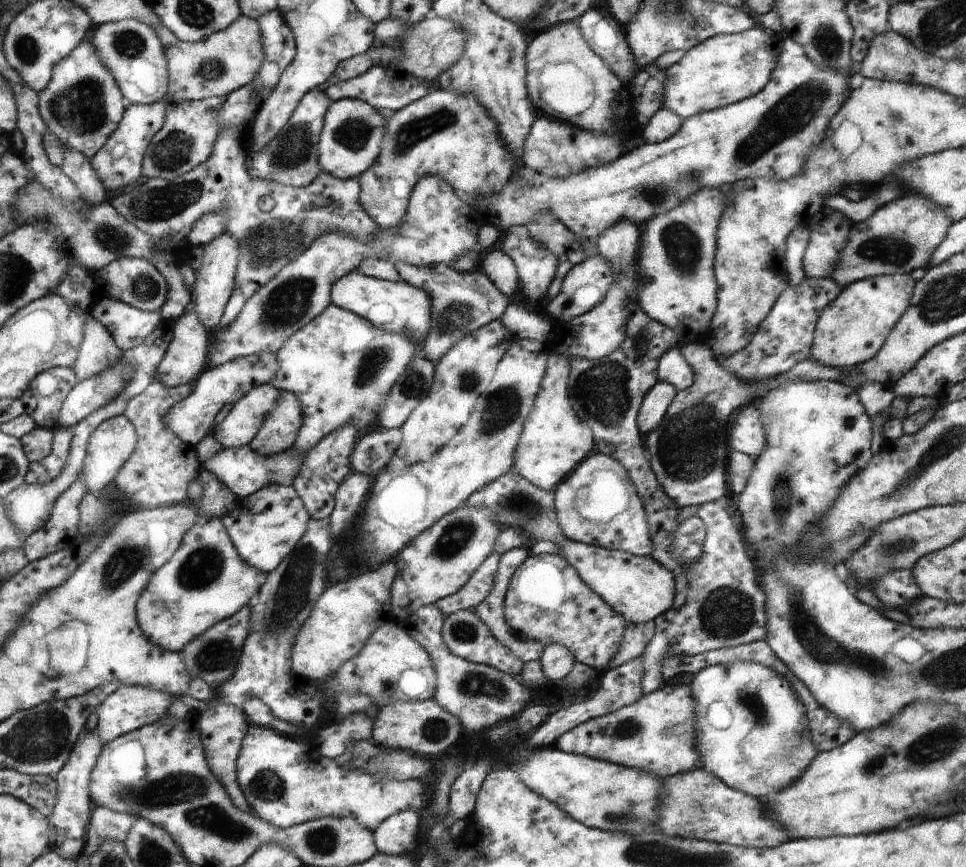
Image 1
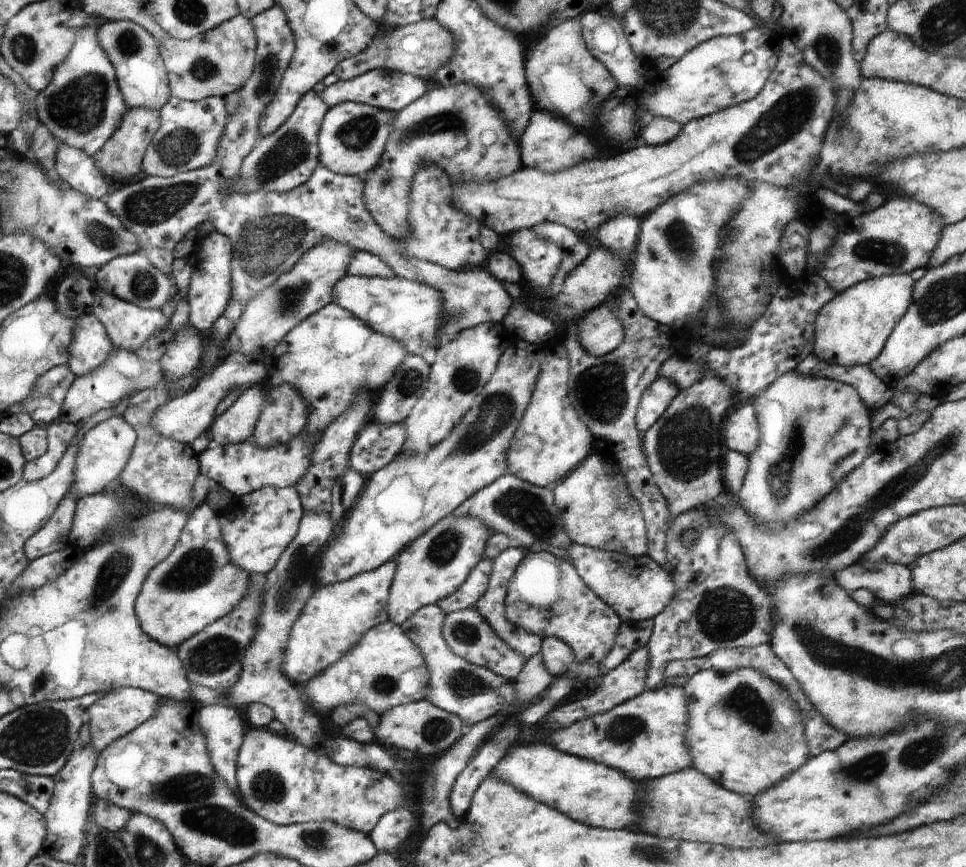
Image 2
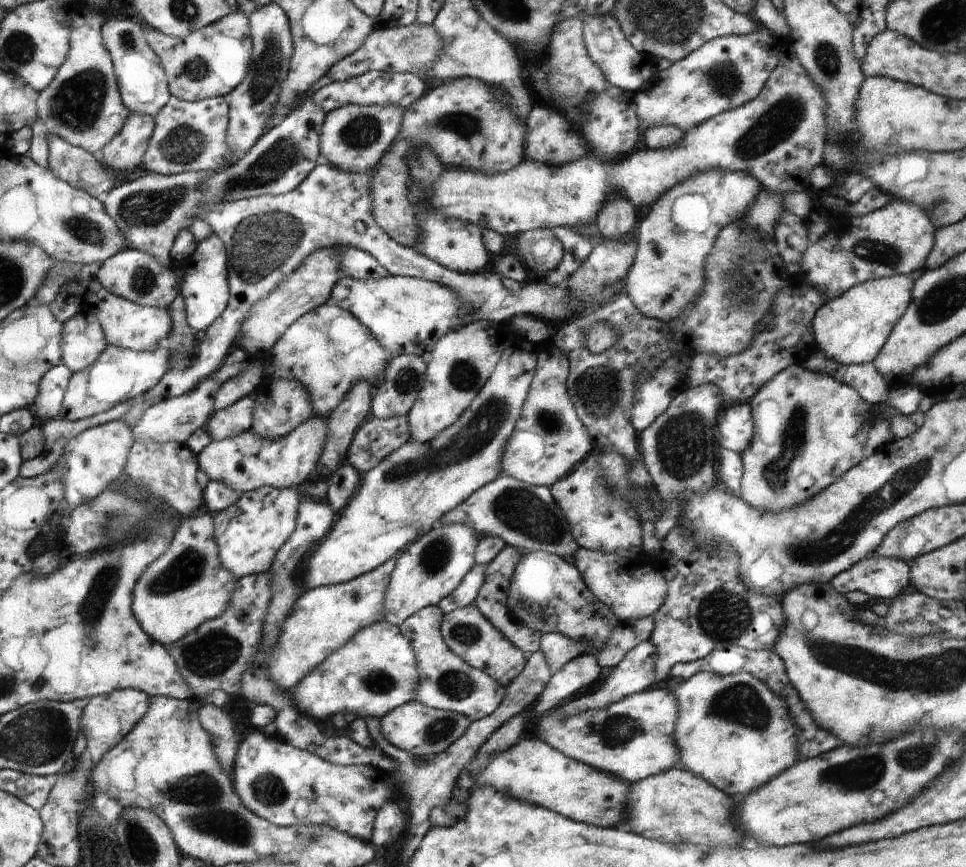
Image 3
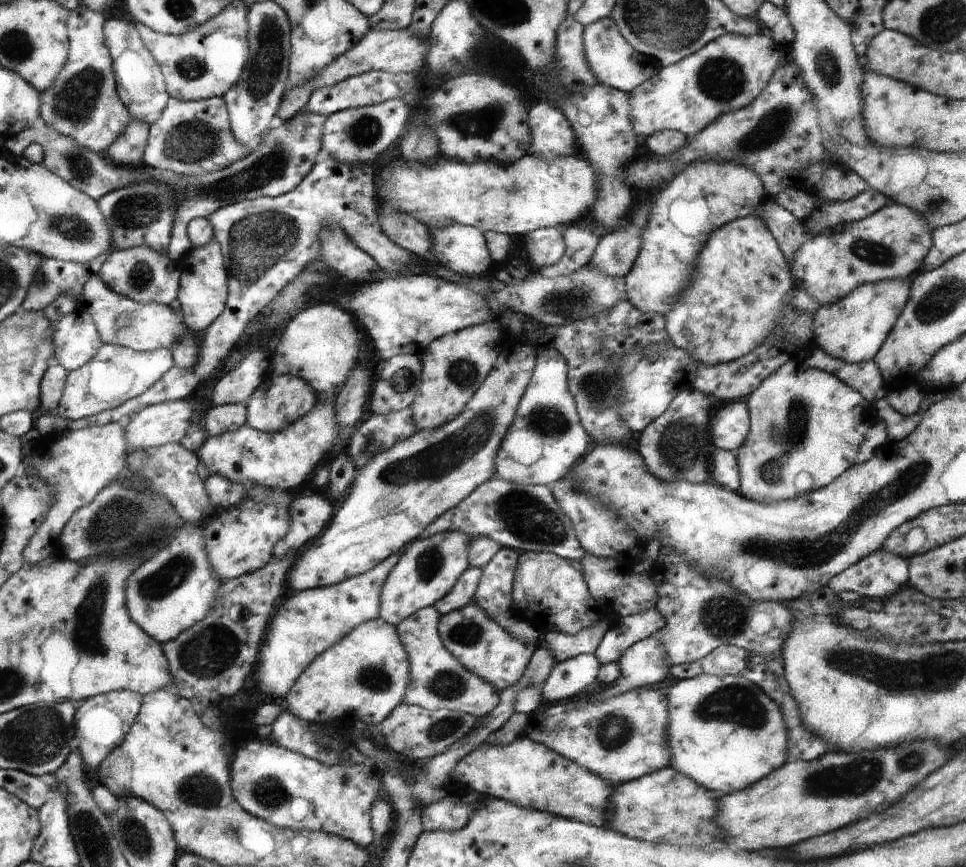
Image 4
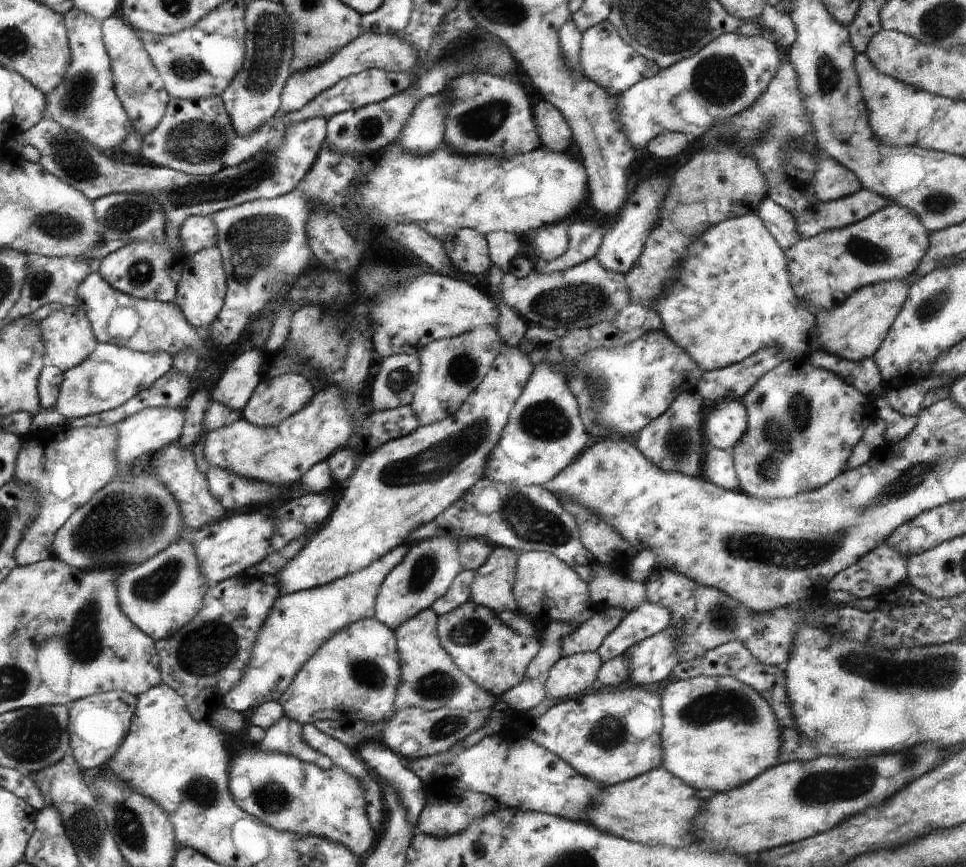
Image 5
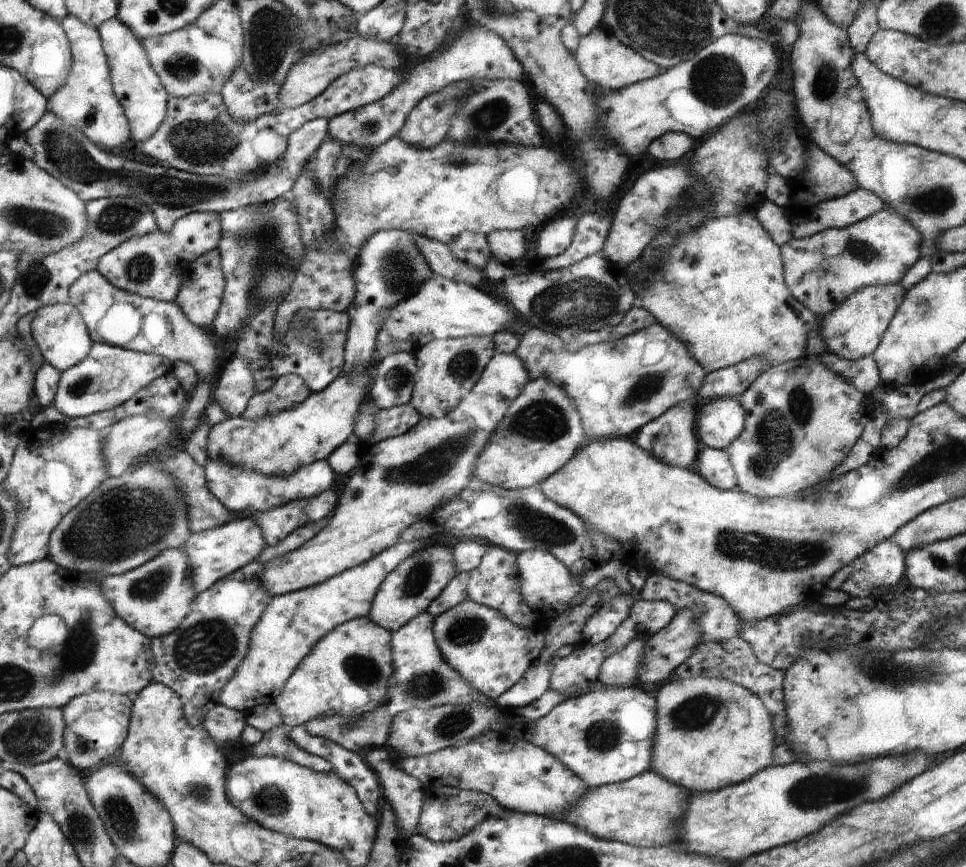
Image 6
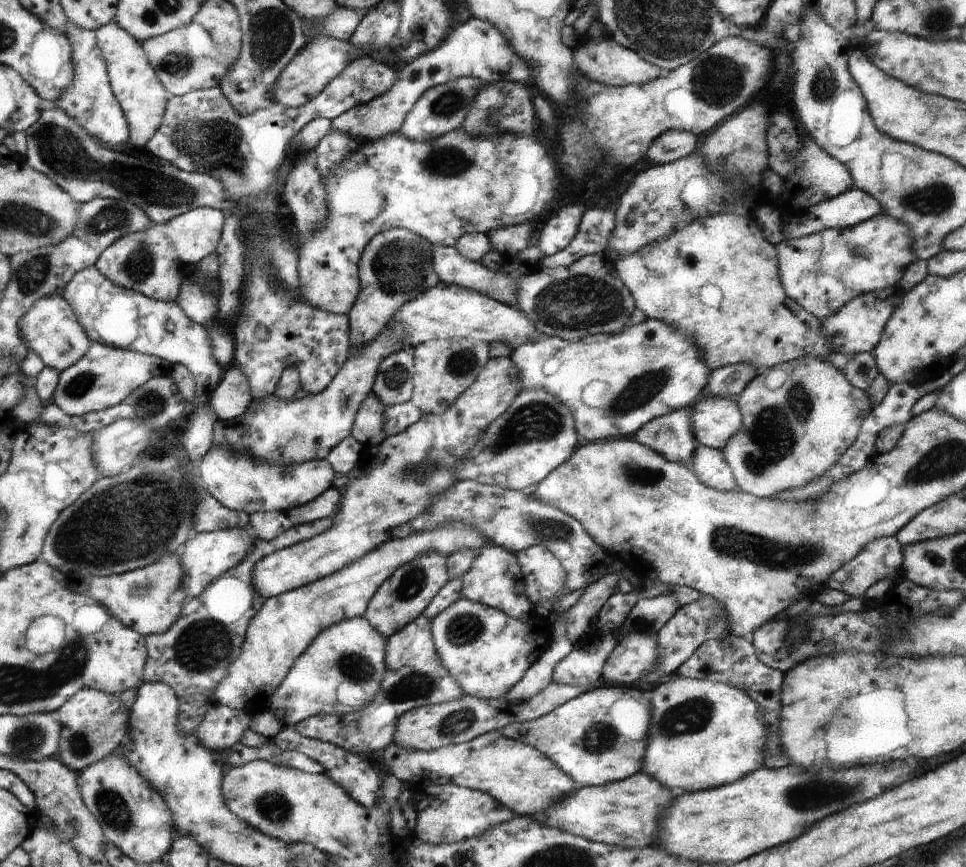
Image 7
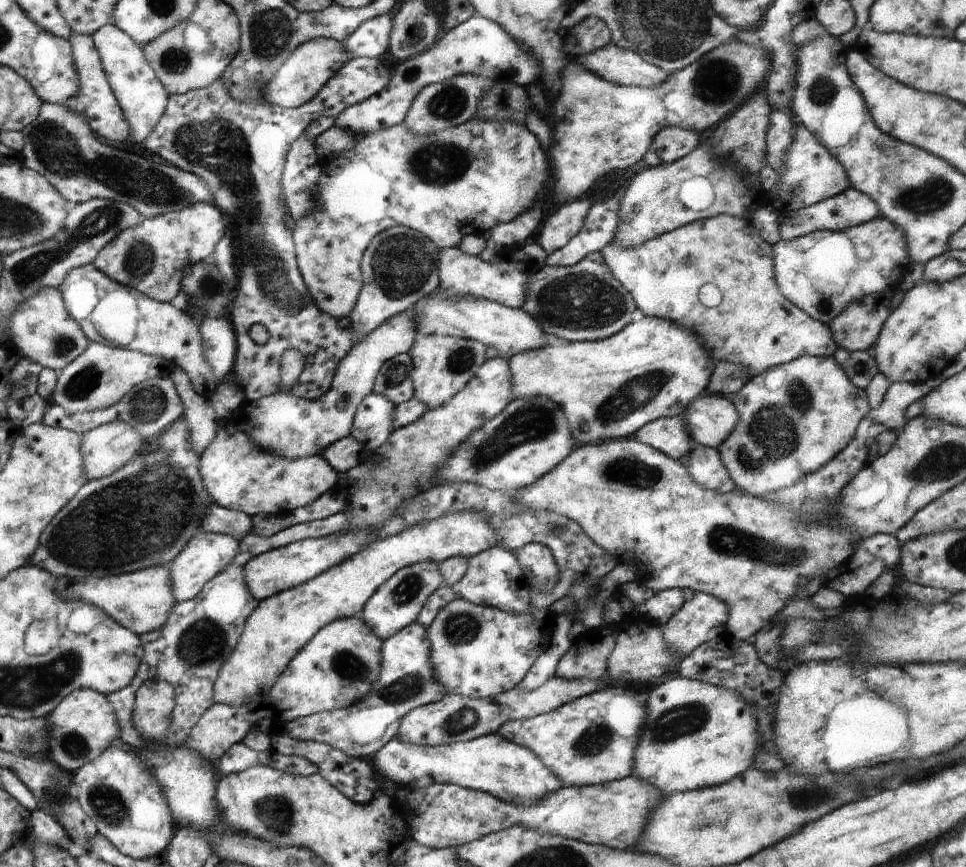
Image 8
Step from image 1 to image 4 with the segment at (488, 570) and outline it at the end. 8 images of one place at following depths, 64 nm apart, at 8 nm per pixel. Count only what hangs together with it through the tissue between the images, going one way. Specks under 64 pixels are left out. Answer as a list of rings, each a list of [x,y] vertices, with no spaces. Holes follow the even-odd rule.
[[[470,567],[462,574],[446,597],[436,602],[436,610],[441,615],[462,608],[472,602],[481,577],[481,567]]]

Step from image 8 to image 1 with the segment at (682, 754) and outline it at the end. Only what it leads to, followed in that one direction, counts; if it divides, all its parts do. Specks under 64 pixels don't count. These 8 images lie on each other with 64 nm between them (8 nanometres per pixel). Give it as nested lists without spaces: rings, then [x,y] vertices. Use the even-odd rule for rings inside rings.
[[[734,661],[725,665],[710,665],[696,673],[689,684],[696,708],[697,749],[701,756],[702,768],[716,775],[728,786],[762,799],[774,798],[803,776],[811,762],[818,756],[813,746],[807,708],[796,694],[791,682],[778,671],[754,661]],[[714,702],[722,702],[722,708],[736,708],[732,712],[732,724],[724,730],[714,728],[706,718],[706,708]]]

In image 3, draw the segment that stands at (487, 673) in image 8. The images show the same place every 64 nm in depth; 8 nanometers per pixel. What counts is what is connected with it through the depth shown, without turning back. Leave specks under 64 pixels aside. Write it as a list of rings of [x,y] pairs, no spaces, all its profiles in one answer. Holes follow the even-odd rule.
[[[474,604],[447,613],[443,617],[441,630],[452,652],[463,658],[470,666],[486,671],[505,687],[526,668],[527,656],[524,652],[511,643]]]

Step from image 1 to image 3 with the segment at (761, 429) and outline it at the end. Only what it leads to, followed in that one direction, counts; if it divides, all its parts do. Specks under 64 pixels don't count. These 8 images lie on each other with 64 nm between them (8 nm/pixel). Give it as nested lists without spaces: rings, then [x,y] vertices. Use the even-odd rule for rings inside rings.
[[[730,403],[719,418],[721,445],[741,455],[752,446],[755,436],[751,406],[748,403]]]

